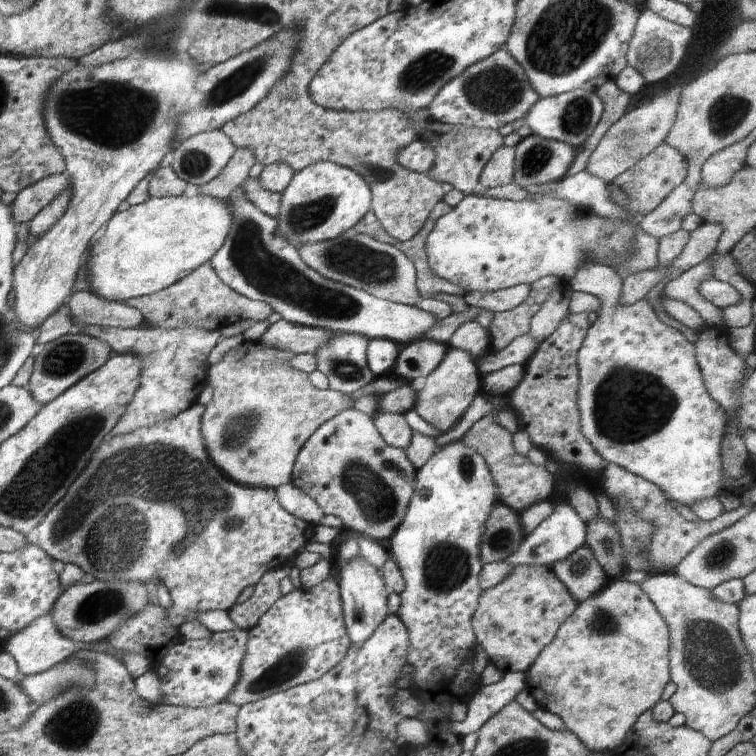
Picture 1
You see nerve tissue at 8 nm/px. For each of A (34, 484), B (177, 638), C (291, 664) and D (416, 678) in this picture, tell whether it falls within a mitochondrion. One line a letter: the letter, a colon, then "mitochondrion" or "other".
A: mitochondrion
B: other
C: mitochondrion
D: other

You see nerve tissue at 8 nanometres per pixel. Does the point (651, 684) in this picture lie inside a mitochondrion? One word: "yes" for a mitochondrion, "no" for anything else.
no

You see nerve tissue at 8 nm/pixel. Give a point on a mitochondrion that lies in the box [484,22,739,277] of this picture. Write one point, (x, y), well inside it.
(657, 53)

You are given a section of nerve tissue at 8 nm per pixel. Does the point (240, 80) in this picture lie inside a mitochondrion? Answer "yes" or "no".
yes

